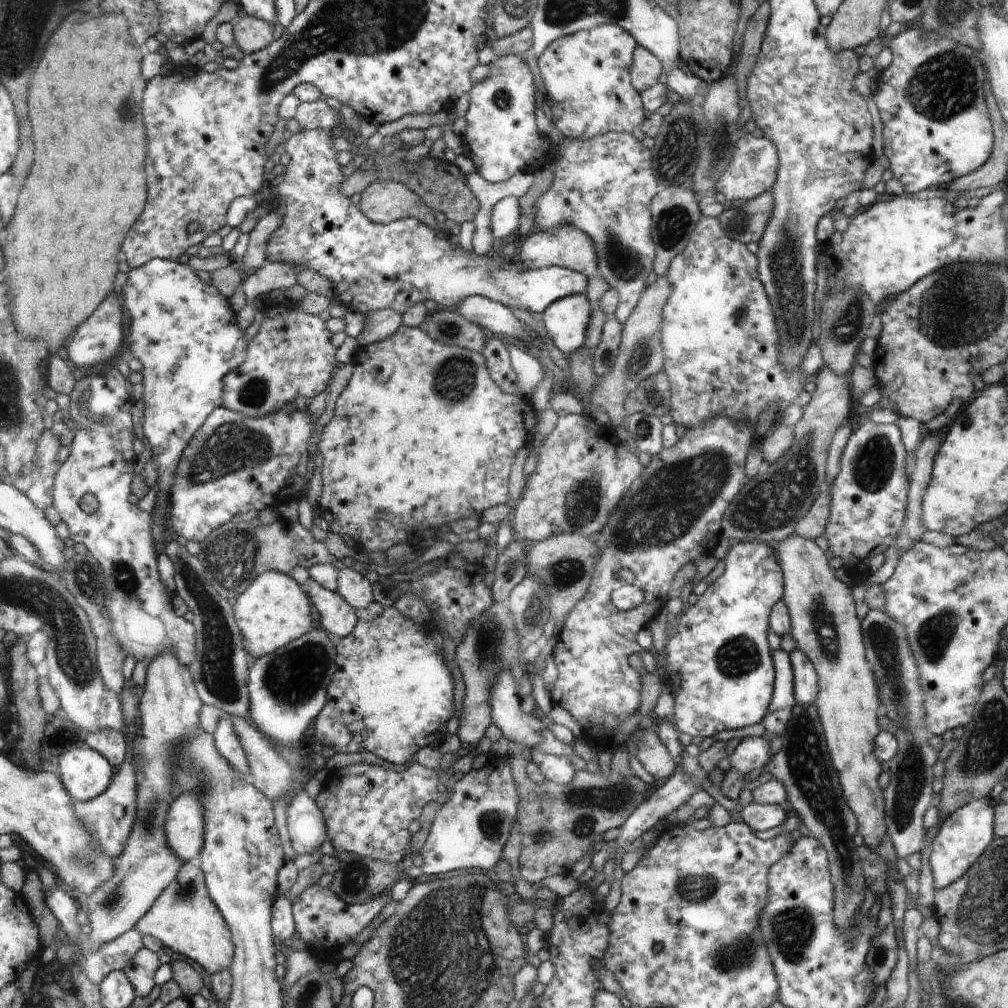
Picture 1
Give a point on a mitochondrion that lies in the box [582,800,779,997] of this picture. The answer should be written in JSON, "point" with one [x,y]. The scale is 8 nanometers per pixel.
{"point":[743,951]}

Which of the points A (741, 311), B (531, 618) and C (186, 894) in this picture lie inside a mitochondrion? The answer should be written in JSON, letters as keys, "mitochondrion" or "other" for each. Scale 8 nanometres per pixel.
{"A":"mitochondrion","B":"mitochondrion","C":"mitochondrion"}

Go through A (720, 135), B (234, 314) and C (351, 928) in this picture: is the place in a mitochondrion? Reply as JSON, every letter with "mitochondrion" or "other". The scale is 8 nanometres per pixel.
{"A":"mitochondrion","B":"other","C":"other"}

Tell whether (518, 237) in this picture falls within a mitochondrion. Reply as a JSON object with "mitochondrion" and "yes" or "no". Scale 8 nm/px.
{"mitochondrion":"no"}

